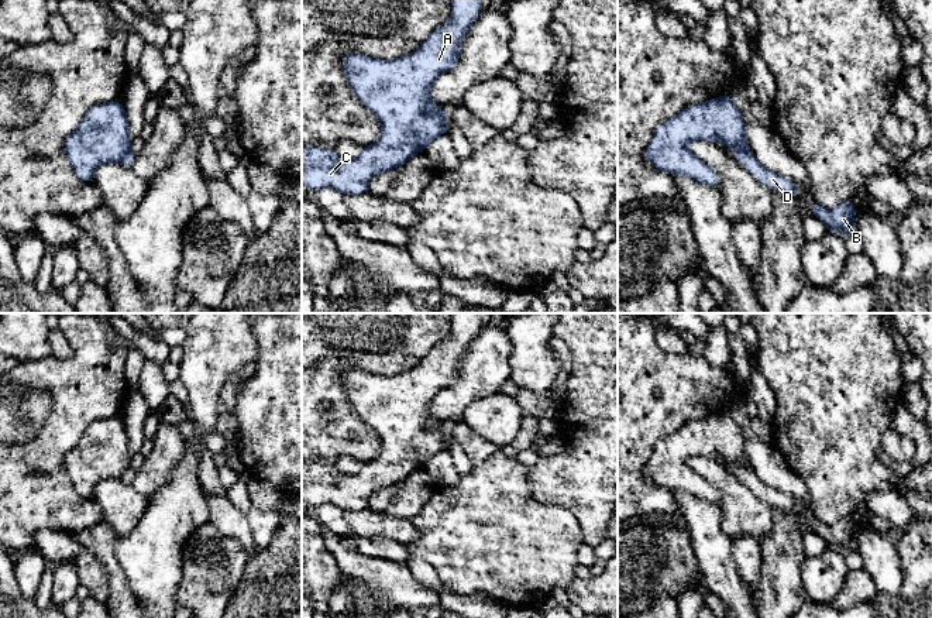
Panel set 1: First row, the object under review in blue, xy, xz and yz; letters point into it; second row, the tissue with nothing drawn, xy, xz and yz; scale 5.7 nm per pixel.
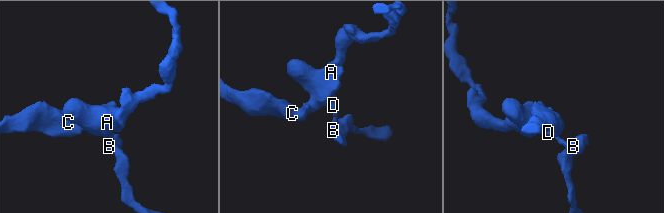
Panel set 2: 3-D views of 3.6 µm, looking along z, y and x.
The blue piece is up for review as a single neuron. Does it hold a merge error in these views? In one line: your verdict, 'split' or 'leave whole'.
split

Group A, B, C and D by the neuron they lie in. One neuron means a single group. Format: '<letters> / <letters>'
A C / B D

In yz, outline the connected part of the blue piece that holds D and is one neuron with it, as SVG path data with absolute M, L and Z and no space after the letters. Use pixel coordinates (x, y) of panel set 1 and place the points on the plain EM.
M737 467L736 477L747 485L757 497L774 508L783 508L791 511L794 515L799 515L801 505L791 495L783 494L775 488L764 485L753 468Z

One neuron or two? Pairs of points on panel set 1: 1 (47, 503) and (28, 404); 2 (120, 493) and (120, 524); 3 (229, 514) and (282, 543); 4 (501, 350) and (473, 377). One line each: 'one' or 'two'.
1: two
2: one
3: two
4: one

